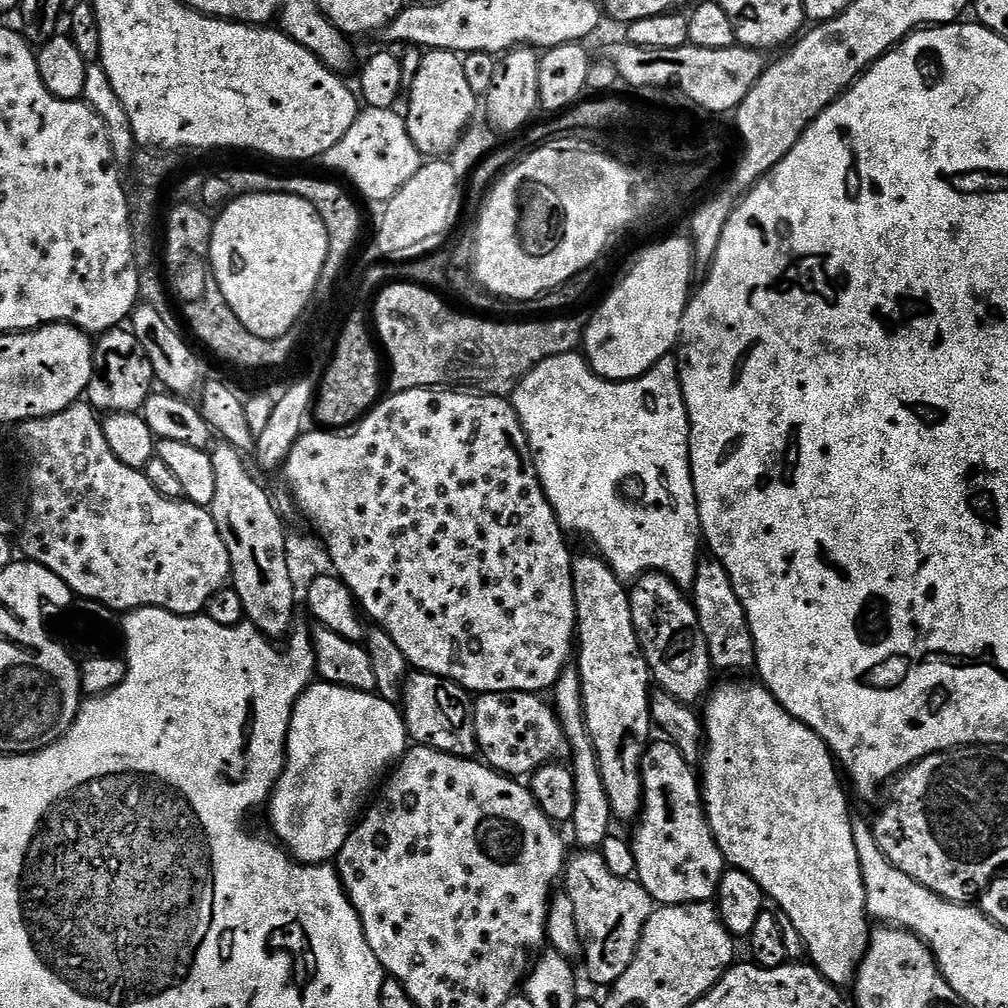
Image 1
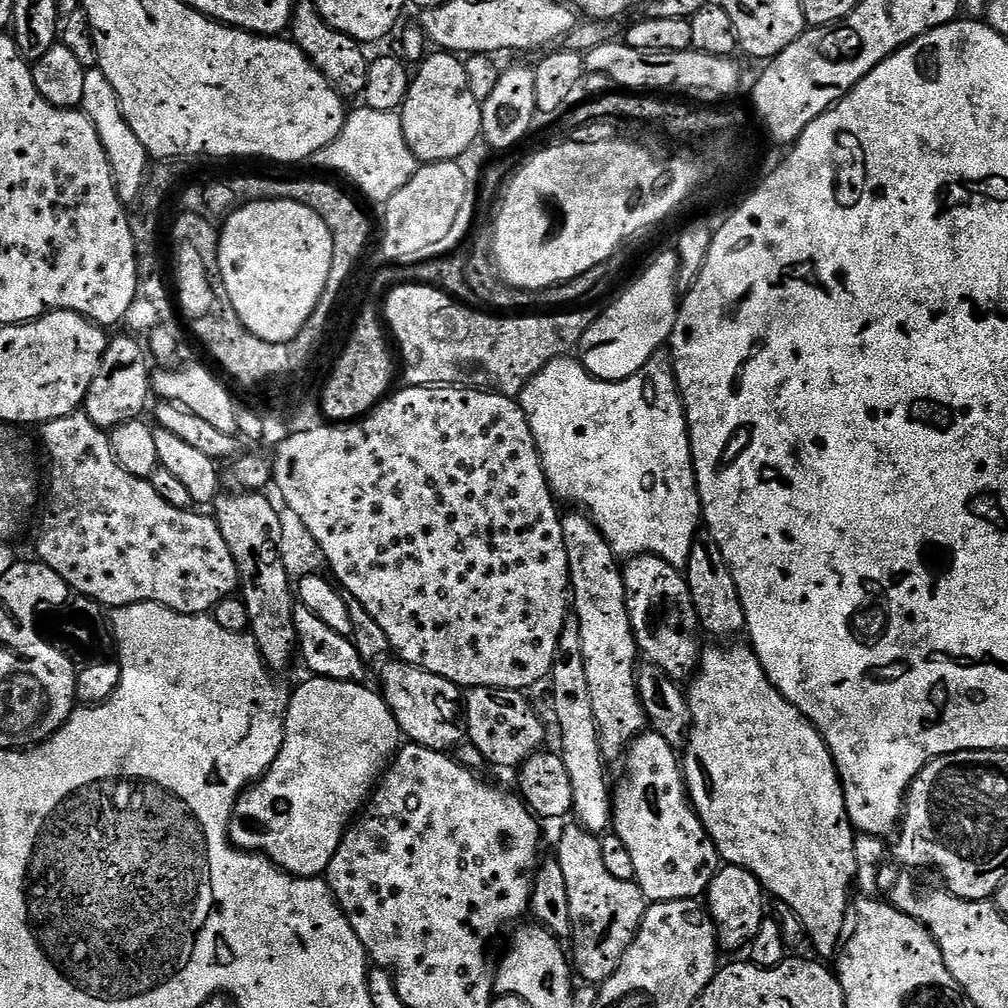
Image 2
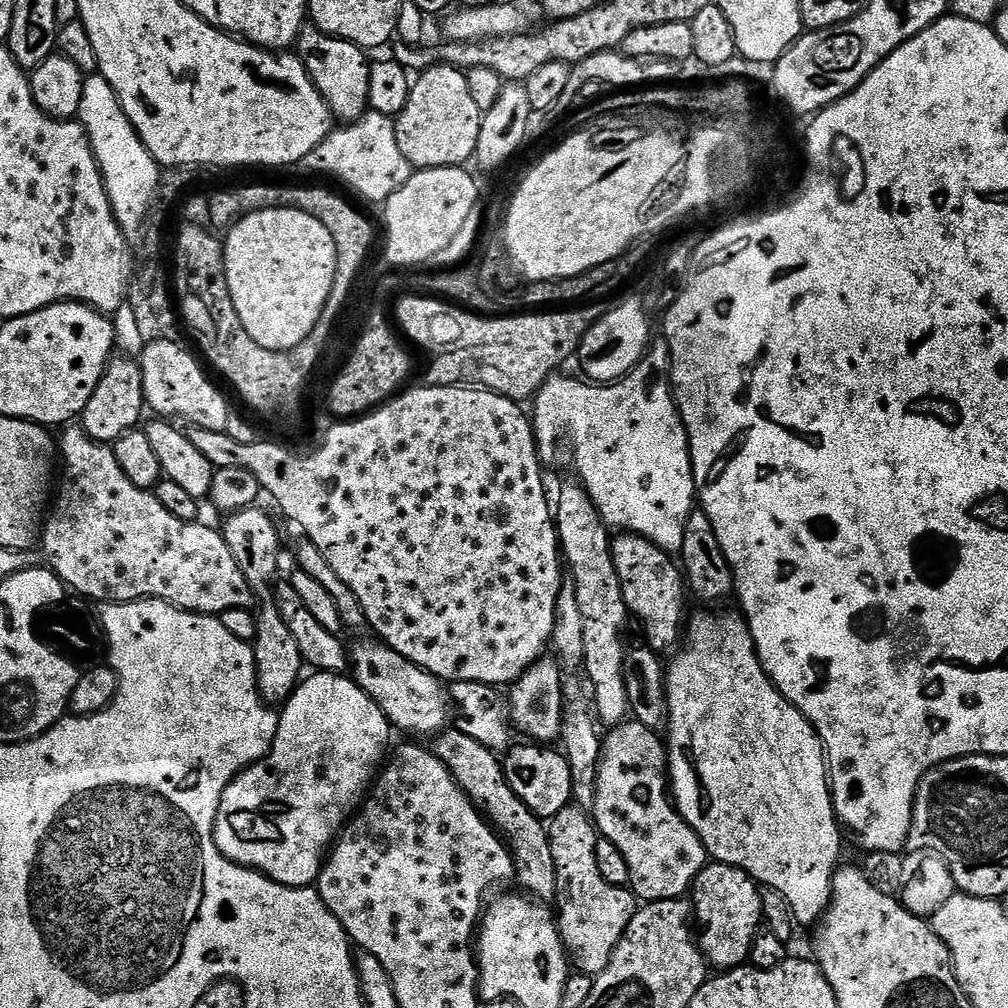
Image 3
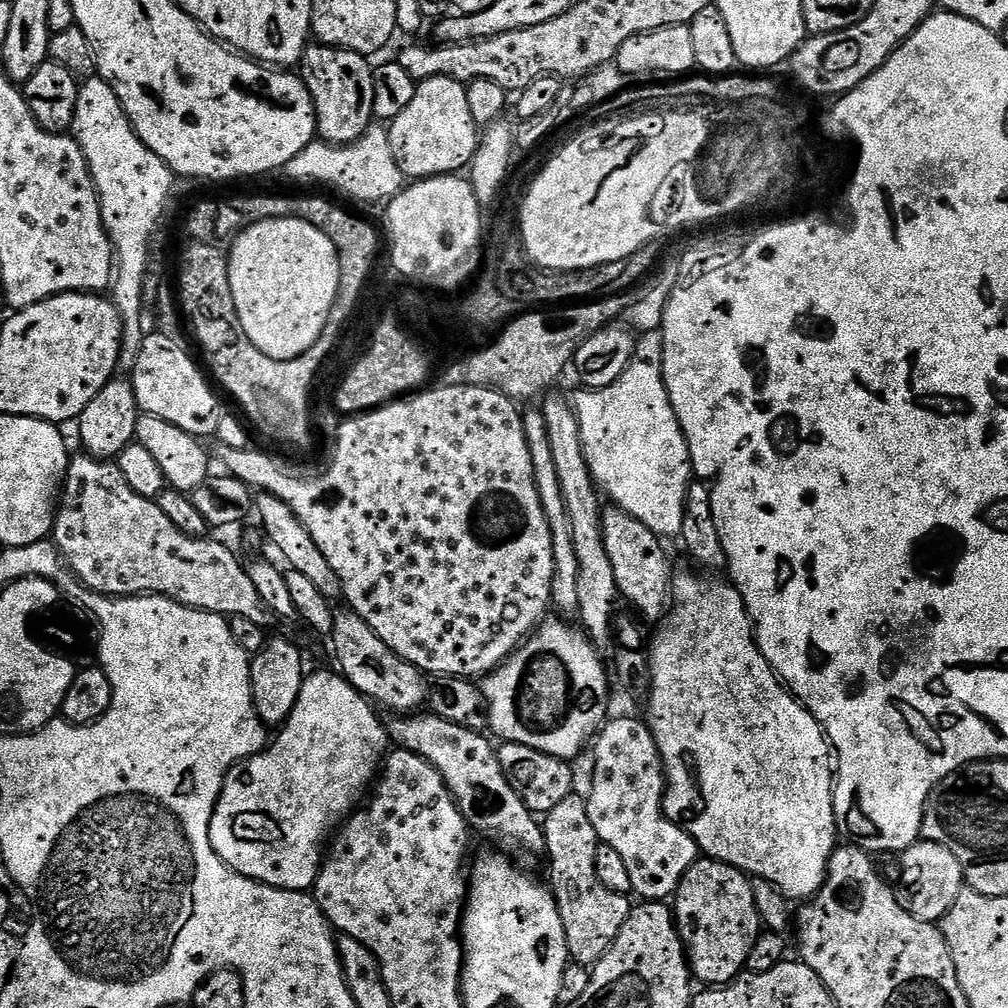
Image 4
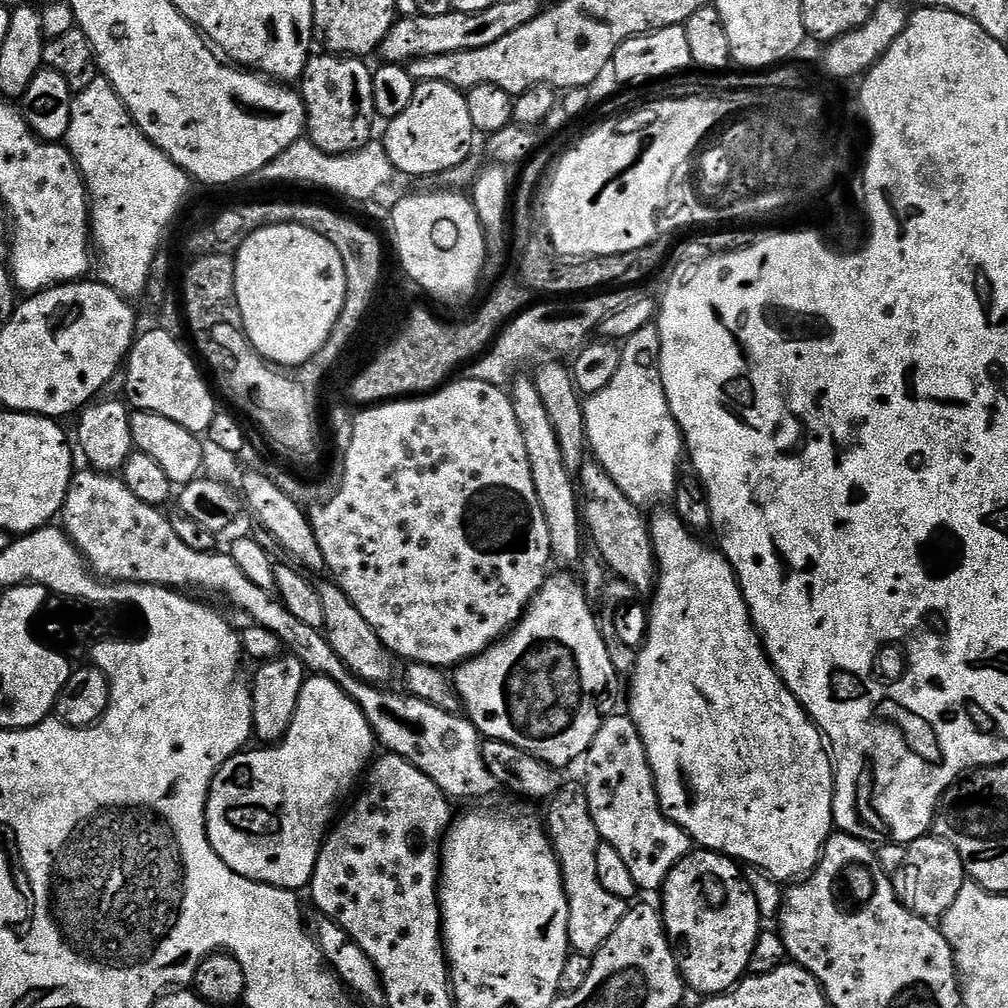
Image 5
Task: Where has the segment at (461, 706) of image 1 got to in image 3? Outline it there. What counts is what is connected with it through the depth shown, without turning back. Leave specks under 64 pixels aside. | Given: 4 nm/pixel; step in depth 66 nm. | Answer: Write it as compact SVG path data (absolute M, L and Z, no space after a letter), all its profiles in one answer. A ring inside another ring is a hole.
M383 642L356 644L350 648L350 676L356 685L382 710L389 725L400 732L413 732L416 736L435 737L449 727L453 707L445 681L419 668L414 662L402 658Z

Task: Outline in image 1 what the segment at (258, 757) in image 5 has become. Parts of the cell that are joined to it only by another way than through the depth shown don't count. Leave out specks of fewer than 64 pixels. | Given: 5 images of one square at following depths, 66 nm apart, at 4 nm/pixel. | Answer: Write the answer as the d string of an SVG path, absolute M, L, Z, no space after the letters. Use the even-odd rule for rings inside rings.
M323 682L309 684L294 706L288 732L288 759L284 761L282 774L266 805L268 820L272 823L271 835L300 864L335 861L365 811L374 789L409 747L408 727L403 711L397 705L383 700L376 692L359 692Z

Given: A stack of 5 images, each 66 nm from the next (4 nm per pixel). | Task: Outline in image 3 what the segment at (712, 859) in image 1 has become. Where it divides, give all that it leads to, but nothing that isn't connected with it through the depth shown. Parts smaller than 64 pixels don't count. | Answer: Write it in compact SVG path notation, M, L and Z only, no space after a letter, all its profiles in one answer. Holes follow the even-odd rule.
M635 718L615 725L609 732L612 733L602 740L595 815L608 819L606 838L622 850L622 858L626 858L632 875L630 887L641 901L687 897L710 857L698 834L694 834L692 827L677 812L670 795L665 741Z

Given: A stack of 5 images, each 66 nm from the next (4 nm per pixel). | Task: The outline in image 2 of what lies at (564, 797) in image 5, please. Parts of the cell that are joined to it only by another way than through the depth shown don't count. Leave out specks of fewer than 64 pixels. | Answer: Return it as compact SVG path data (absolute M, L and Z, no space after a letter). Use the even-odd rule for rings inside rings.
M575 822L569 824L556 844L554 859L562 866L570 897L570 960L575 975L579 979L581 976L585 985L599 986L611 978L614 970L618 970L618 962L622 962L626 950L630 950L630 942L634 942L638 934L649 901L645 900L644 891L635 880L614 878L606 871L597 833L587 832Z

